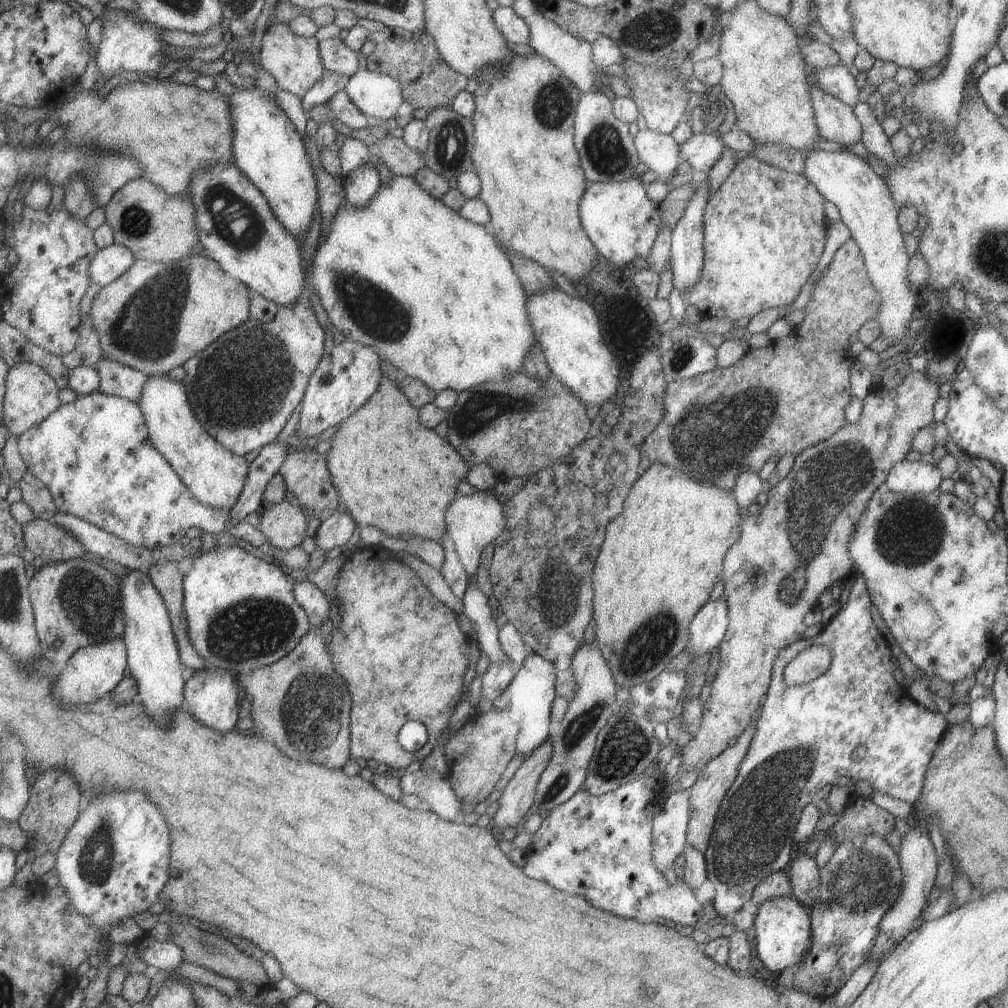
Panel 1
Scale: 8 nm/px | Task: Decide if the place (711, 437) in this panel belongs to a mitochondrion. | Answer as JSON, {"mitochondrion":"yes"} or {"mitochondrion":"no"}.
{"mitochondrion":"yes"}

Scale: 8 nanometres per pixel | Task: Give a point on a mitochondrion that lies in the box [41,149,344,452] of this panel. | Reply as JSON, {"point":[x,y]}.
{"point":[228,384]}

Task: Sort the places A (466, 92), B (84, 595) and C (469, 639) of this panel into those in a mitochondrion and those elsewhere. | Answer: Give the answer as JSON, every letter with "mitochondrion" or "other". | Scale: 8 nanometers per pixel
{"A":"other","B":"mitochondrion","C":"other"}

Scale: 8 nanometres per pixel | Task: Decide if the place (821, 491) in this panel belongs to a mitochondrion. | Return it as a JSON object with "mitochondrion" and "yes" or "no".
{"mitochondrion":"yes"}

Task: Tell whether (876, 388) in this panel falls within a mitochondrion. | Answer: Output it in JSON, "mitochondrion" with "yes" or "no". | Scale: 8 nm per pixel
{"mitochondrion":"no"}

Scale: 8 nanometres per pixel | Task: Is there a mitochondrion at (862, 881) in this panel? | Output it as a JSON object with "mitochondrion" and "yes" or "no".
{"mitochondrion":"yes"}

